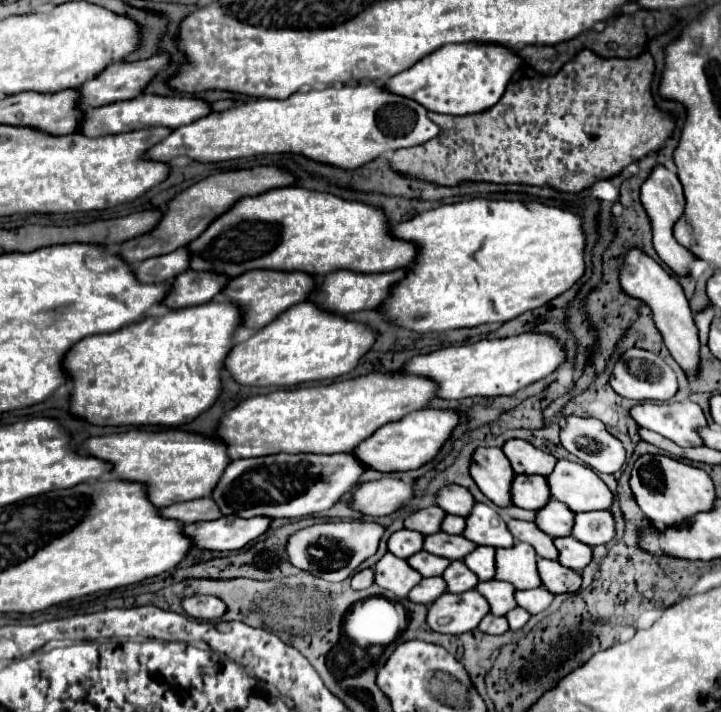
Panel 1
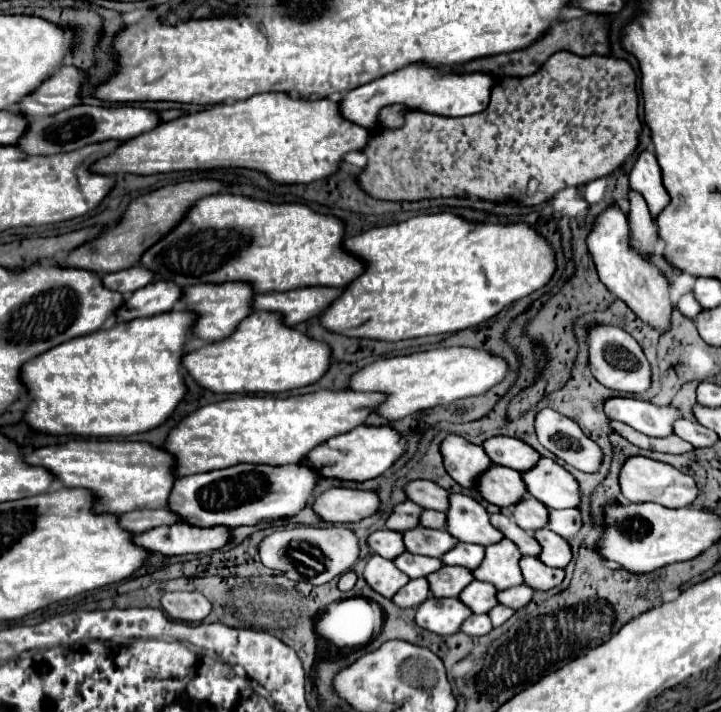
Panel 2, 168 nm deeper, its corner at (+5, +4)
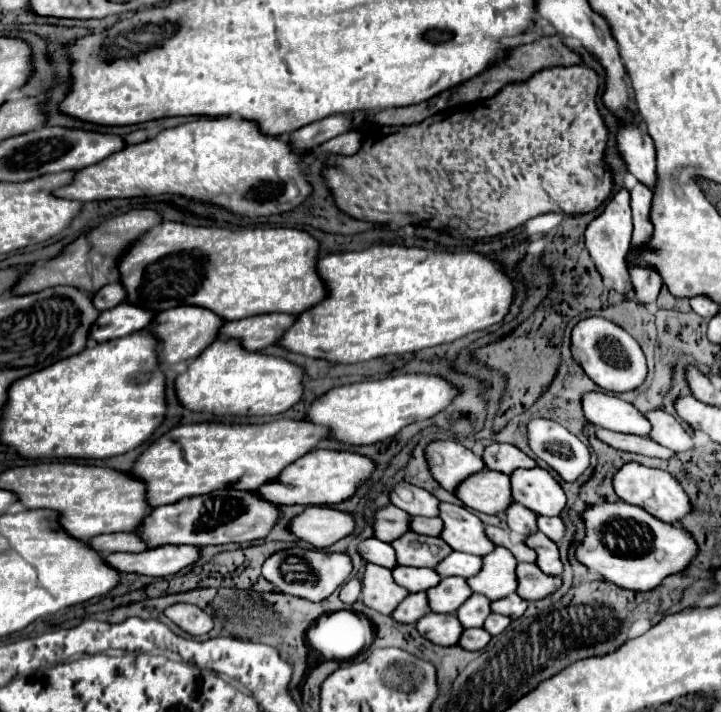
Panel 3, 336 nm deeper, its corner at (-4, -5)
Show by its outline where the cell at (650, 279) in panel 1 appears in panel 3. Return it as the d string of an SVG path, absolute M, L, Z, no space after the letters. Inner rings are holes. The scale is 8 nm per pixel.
M626 188L618 190L612 200L606 204L604 212L594 218L586 228L586 248L598 268L598 272L606 278L614 280L614 290L630 294L630 276L626 266L626 254L630 250L630 238L632 238L632 216L630 216L630 194Z

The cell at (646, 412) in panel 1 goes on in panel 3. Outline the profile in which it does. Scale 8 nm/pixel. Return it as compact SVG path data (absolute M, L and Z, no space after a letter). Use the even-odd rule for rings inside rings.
M604 392L582 394L582 412L584 418L598 428L638 436L648 436L650 432L650 422L646 422L642 412L638 412L630 402Z

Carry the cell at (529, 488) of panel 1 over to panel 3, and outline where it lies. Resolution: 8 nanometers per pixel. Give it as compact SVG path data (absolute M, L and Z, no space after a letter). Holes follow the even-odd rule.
M484 468L460 482L454 494L470 510L504 516L506 506L512 502L510 476Z

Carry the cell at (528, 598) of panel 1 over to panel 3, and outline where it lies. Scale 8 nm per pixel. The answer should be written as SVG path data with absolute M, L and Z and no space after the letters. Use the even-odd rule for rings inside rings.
M508 594L506 598L494 600L490 604L490 610L496 614L504 614L508 618L520 618L524 614L524 610L528 608L528 602L522 600L518 594Z

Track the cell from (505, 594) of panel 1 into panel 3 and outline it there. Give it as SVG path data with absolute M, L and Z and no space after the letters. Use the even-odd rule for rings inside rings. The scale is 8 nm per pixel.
M472 594L456 612L456 618L464 628L480 628L490 614L490 600L482 594Z

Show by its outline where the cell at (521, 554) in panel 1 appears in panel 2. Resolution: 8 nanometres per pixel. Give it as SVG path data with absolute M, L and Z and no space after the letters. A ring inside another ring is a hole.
M503 539L495 545L489 545L485 551L483 563L473 571L475 579L493 583L499 591L523 585L523 573L519 567L521 551L509 539Z

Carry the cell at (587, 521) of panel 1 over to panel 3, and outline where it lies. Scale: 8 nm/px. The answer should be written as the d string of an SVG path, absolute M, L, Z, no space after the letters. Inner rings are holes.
M538 516L536 520L538 520L538 530L540 530L542 534L546 534L550 540L558 542L558 540L564 536L564 522L562 522L558 516L554 516L554 518Z

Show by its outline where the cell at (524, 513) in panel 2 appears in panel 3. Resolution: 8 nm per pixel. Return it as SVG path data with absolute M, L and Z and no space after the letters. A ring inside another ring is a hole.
M510 504L506 508L506 524L512 532L518 532L522 536L534 534L538 530L536 514L532 510L526 510L524 506L518 506L518 504Z

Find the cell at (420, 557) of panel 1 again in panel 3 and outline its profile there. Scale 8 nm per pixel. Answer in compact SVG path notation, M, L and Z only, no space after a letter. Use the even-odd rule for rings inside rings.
M396 566L392 570L394 582L408 592L422 592L440 582L440 576L432 568L410 568L410 566Z

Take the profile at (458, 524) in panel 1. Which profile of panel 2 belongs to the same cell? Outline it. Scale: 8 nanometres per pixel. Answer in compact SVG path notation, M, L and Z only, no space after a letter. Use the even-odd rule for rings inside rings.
M425 511L425 513L421 513L421 525L429 527L429 529L445 529L447 517L441 511Z

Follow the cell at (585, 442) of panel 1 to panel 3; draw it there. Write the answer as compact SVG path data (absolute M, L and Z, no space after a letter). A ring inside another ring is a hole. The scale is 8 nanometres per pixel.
M530 420L526 424L526 436L530 450L566 482L574 482L590 464L588 446L564 426L558 426L558 422Z

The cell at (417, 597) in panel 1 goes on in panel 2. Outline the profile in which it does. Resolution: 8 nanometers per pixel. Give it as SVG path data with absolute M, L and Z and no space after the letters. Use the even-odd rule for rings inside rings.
M425 577L409 581L397 591L393 601L401 607L419 607L429 597L429 581Z

